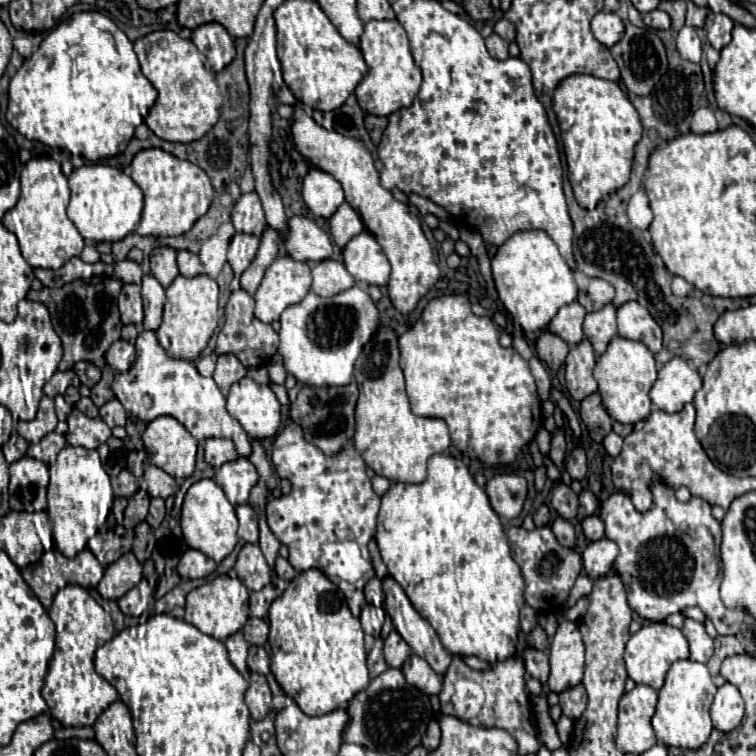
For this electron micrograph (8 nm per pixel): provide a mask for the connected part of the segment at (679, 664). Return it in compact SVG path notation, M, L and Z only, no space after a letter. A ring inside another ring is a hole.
M690 659L676 661L666 675L664 687L658 691L658 705L652 717L652 727L658 737L668 747L682 747L682 749L698 749L708 741L712 733L712 719L710 719L710 705L716 693L716 685L708 673L708 667Z

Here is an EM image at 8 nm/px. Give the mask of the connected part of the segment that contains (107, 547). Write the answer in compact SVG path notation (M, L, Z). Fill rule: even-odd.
M116 497L107 517L106 528L103 526L98 531L98 535L88 541L88 549L96 555L102 567L114 563L120 555L132 549L134 531L124 529L123 526L124 510L127 504L126 498Z

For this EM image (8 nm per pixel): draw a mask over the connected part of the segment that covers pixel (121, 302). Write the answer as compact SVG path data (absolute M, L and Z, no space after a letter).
M124 285L122 293L118 297L118 309L122 315L124 325L142 325L144 309L142 309L142 297L140 297L140 285Z

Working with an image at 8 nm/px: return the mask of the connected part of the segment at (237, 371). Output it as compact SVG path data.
M220 355L218 357L216 371L214 371L214 381L224 395L228 395L230 385L240 381L244 375L246 375L246 367L234 355Z

